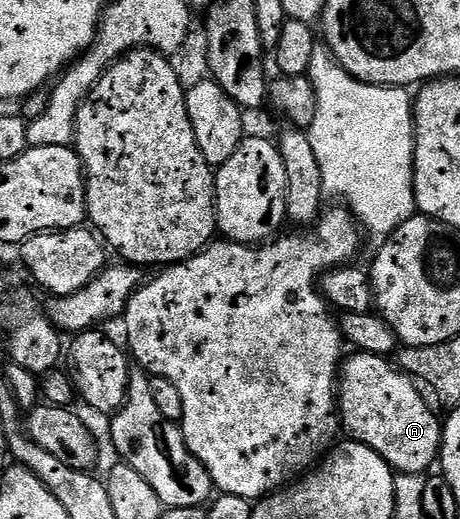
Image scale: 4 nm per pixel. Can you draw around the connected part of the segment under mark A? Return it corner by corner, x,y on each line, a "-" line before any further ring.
354,351
352,355
339,369
340,427
344,431
346,428
352,439
371,446
371,450
378,452
394,473
428,473
428,468
438,463
441,454
442,417
433,413
434,405
425,401
426,393
419,387
418,381
410,373
401,371
396,363
370,352

